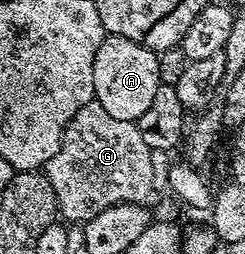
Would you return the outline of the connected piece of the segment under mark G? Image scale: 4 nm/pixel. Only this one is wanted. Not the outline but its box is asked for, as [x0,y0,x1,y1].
[46,103,156,225]

